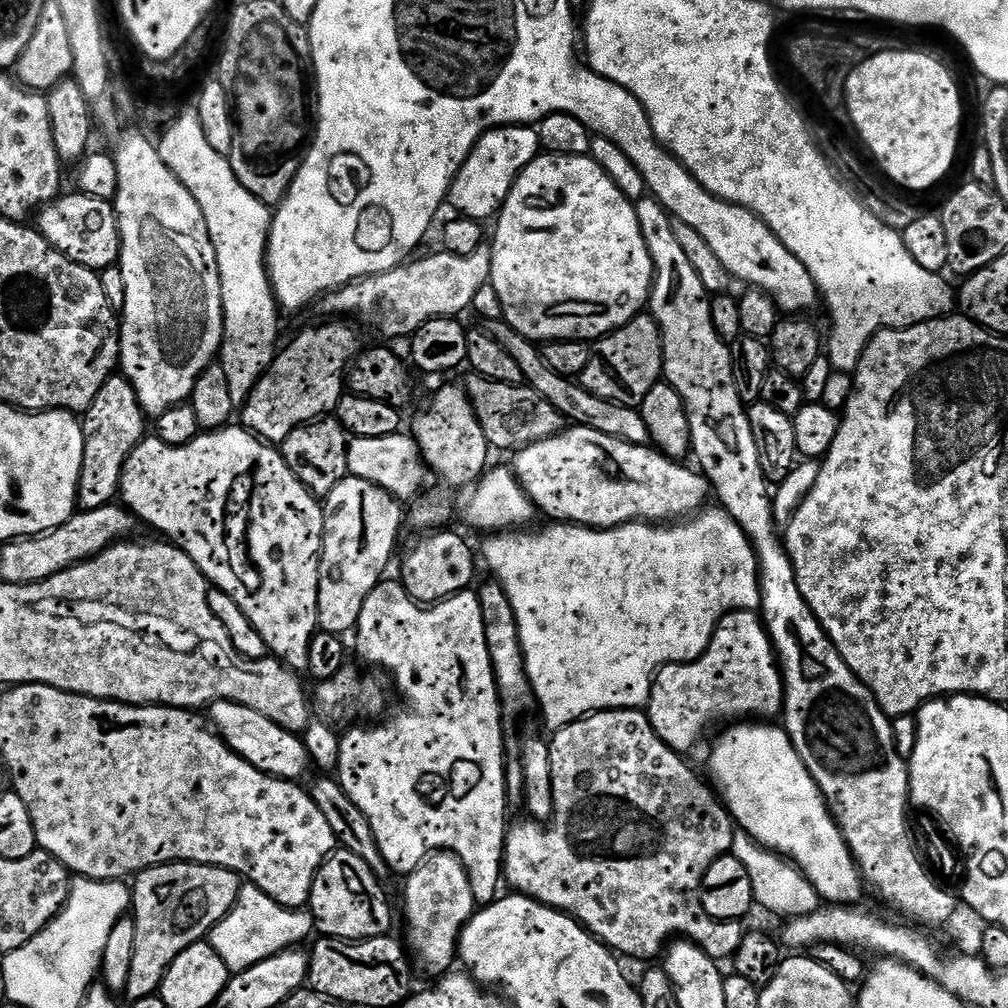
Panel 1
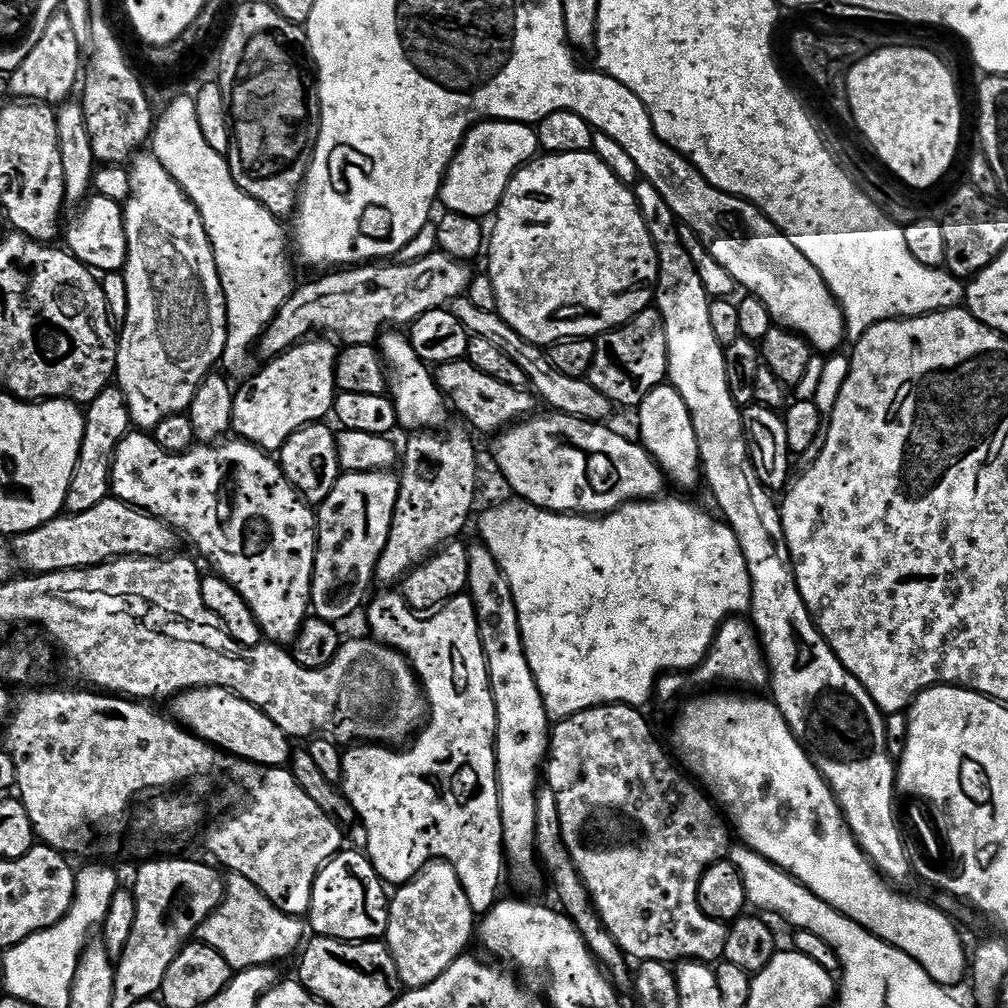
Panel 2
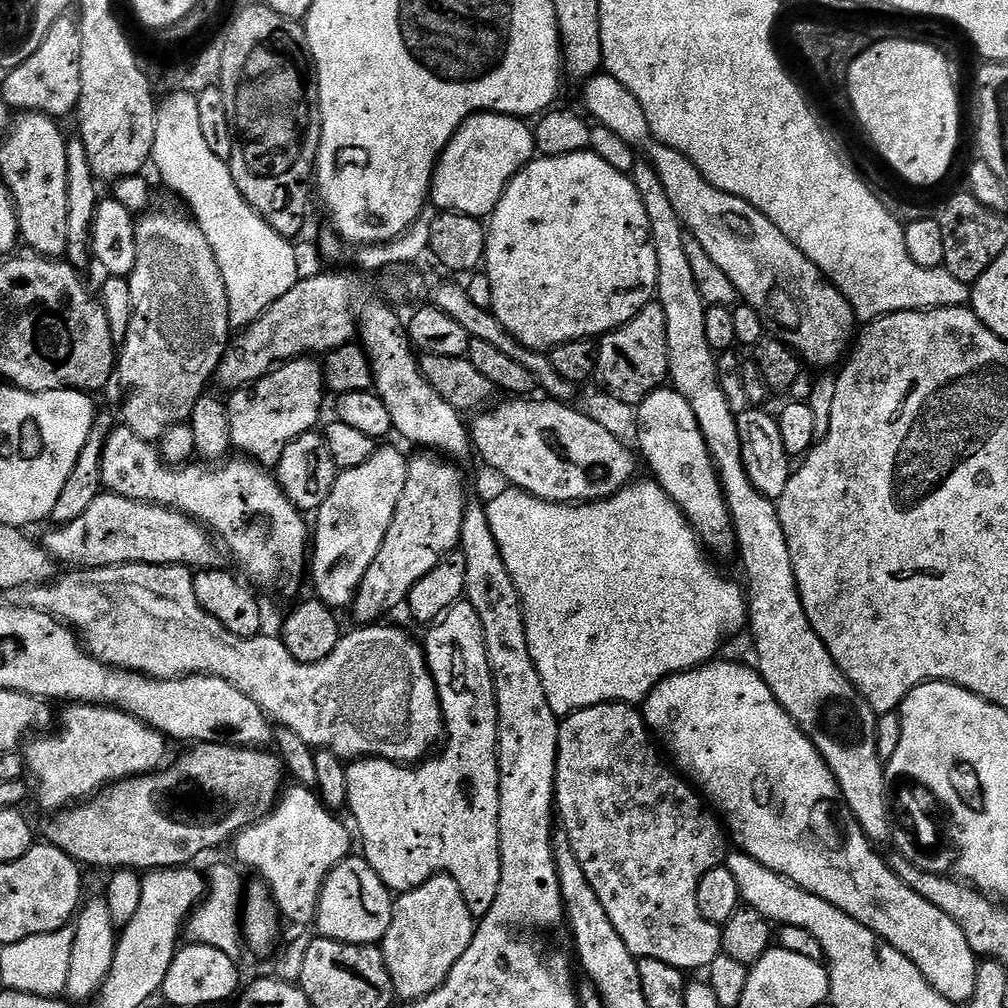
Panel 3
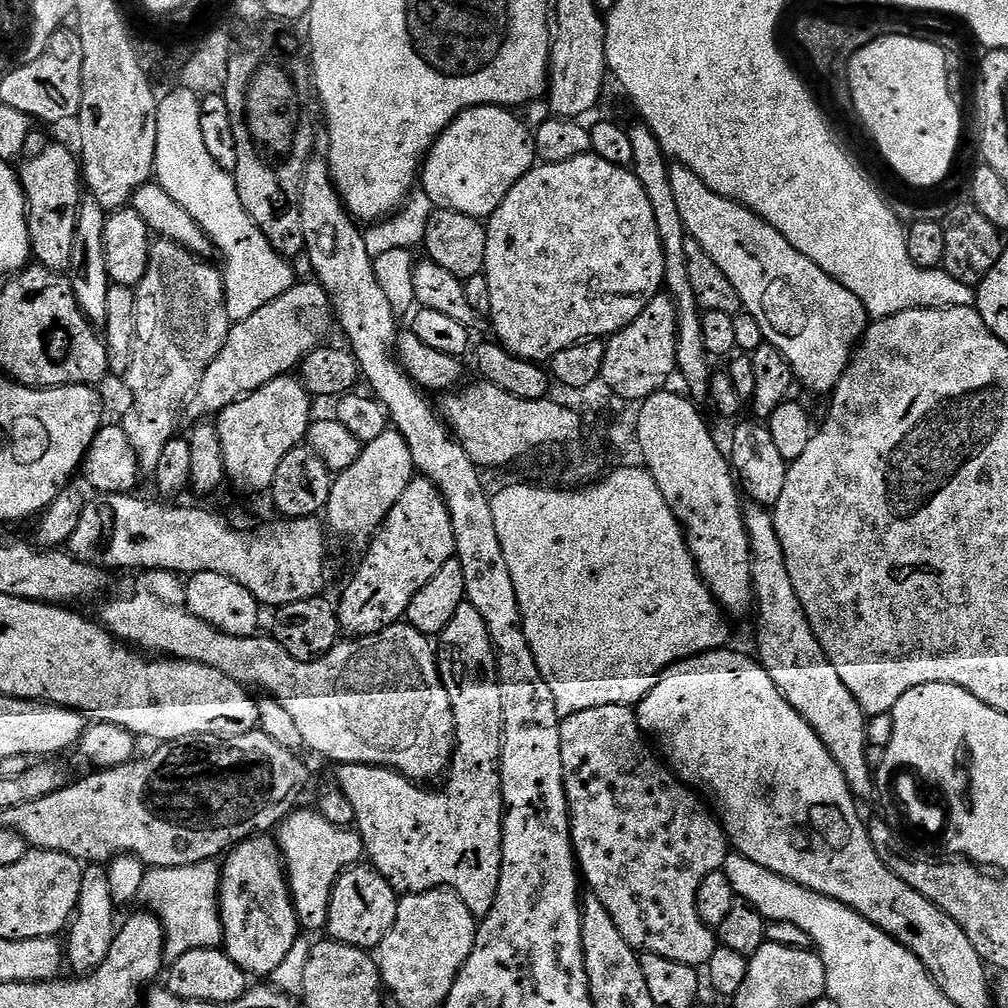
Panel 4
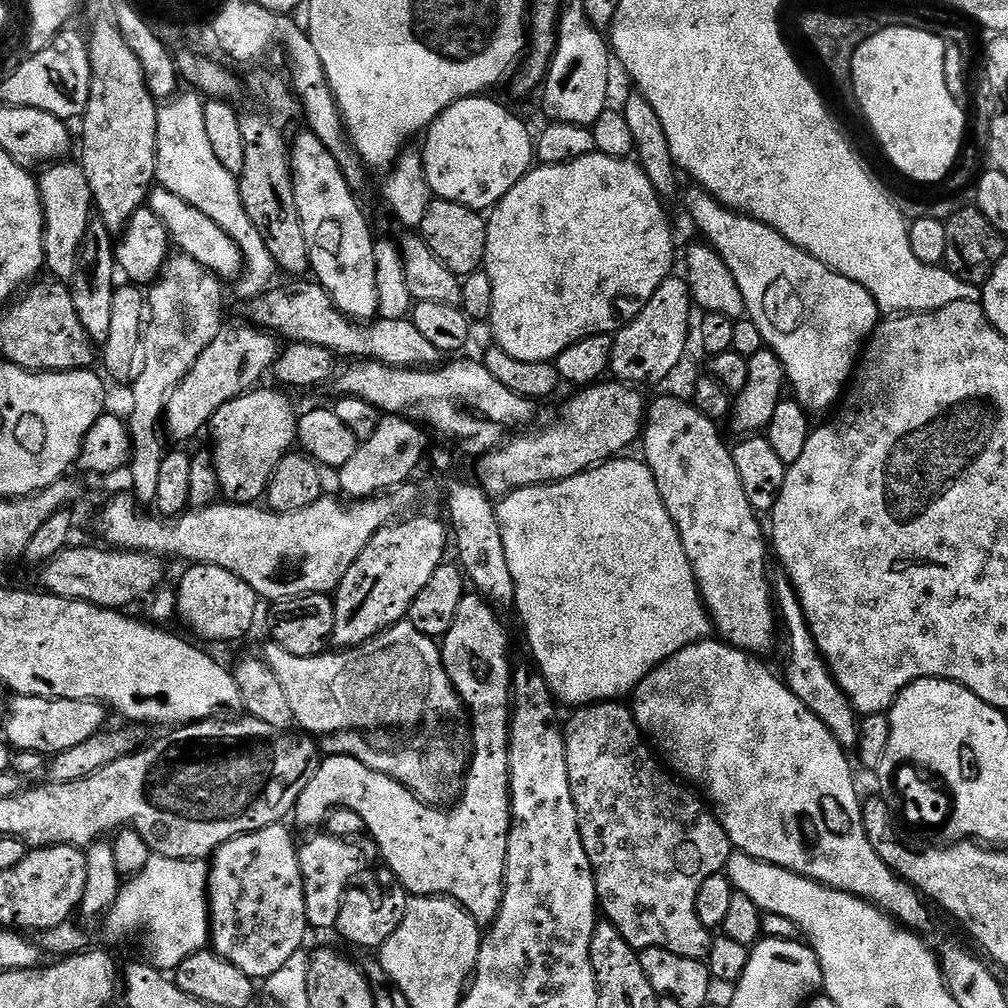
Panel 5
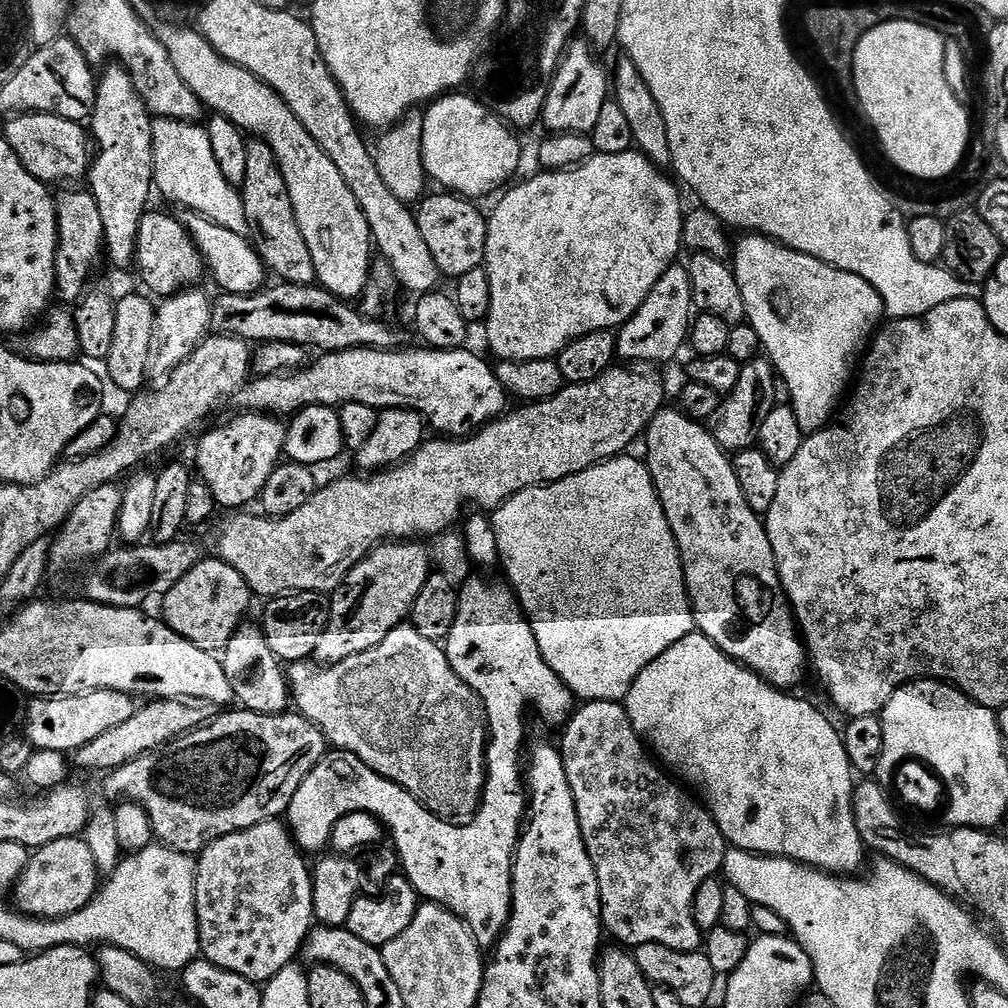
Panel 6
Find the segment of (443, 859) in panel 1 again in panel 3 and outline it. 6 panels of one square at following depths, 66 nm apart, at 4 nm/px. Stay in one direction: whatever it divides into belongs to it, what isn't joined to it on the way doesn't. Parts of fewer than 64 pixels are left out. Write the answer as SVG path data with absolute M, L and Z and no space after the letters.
M433 874L422 886L400 892L392 905L390 930L382 941L384 961L402 1001L411 1002L429 996L446 982L454 962L466 954L466 946L476 933L477 921L458 890L458 882L446 874Z

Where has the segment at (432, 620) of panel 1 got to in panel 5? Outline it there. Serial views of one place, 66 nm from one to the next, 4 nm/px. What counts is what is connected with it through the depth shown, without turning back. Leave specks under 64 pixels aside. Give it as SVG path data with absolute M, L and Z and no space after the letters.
M466 594L462 598L461 604L458 605L458 618L454 618L454 626L442 638L442 655L444 658L444 669L450 678L450 682L456 688L456 693L464 703L467 715L470 717L470 759L468 762L468 774L464 777L464 790L460 794L460 799L455 806L444 808L433 808L424 803L411 792L406 786L402 786L394 778L386 774L371 772L358 758L349 756L337 756L328 754L323 757L310 782L306 782L306 790L298 798L294 809L294 820L304 828L312 828L315 824L323 825L327 821L328 813L337 808L349 808L358 818L362 818L367 835L372 835L374 843L380 847L380 856L386 863L392 867L393 877L398 878L398 883L402 885L413 897L418 896L446 896L449 900L457 900L465 910L472 915L477 924L481 926L491 925L496 919L500 903L504 897L504 871L506 870L506 850L508 849L508 831L512 825L512 796L510 794L510 762L508 761L508 721L510 719L510 701L512 698L512 674L514 663L508 657L508 632L504 629L504 624L499 620L497 609L493 608L483 596L479 594Z

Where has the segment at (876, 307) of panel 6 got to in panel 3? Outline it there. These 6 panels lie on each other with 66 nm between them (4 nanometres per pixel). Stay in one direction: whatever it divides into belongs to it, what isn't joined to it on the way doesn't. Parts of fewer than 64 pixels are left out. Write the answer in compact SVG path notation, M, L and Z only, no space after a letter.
M597 74L587 81L583 88L584 104L592 111L591 119L599 127L618 134L618 138L622 138L622 142L626 142L630 147L642 152L644 148L643 155L648 163L654 166L654 170L658 170L658 178L662 178L662 186L665 187L678 218L684 223L687 235L702 242L706 254L710 254L710 258L714 258L714 263L730 277L730 282L734 282L743 303L758 310L765 325L771 326L771 335L790 345L805 365L813 364L816 368L824 368L820 370L830 369L828 367L831 364L839 365L857 335L858 317L847 298L832 285L832 281L820 268L814 266L814 262L810 262L810 258L806 258L806 254L802 254L802 250L798 250L798 246L794 246L794 242L790 242L790 238L786 238L786 234L782 234L782 230L778 230L778 226L774 226L770 218L766 218L758 209L750 206L750 202L718 190L710 182L706 182L706 178L698 170L698 166L690 162L690 158L660 143L652 135L650 122L646 122L646 110L638 106L638 98L634 98L634 94L630 94L630 90L622 86L622 82L607 74Z

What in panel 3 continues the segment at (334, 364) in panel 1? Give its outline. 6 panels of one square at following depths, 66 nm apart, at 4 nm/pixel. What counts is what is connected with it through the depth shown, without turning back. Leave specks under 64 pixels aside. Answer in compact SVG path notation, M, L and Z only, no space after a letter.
M297 358L273 368L268 375L247 388L237 388L227 397L230 438L237 453L263 466L275 469L282 450L302 434L313 431L324 408L326 385L324 369L312 358Z

